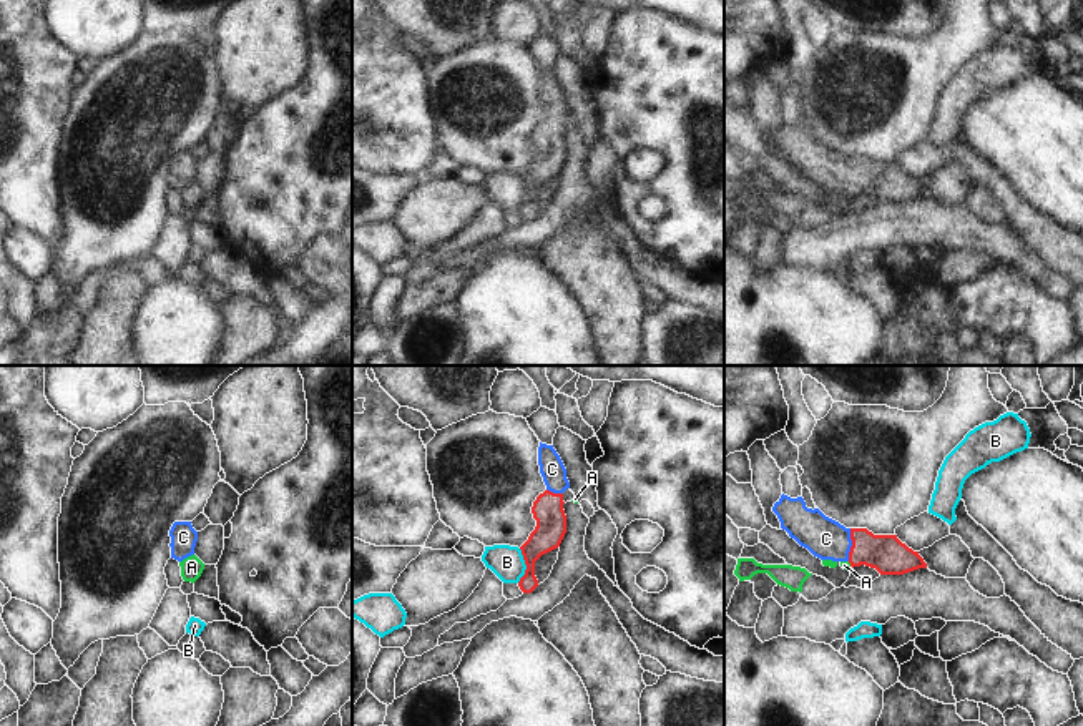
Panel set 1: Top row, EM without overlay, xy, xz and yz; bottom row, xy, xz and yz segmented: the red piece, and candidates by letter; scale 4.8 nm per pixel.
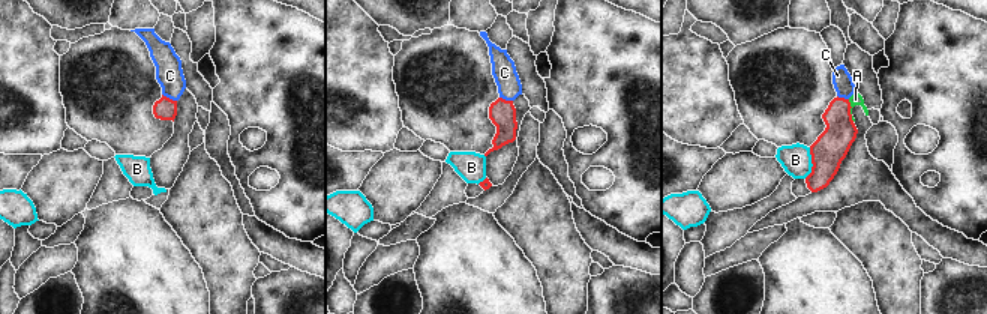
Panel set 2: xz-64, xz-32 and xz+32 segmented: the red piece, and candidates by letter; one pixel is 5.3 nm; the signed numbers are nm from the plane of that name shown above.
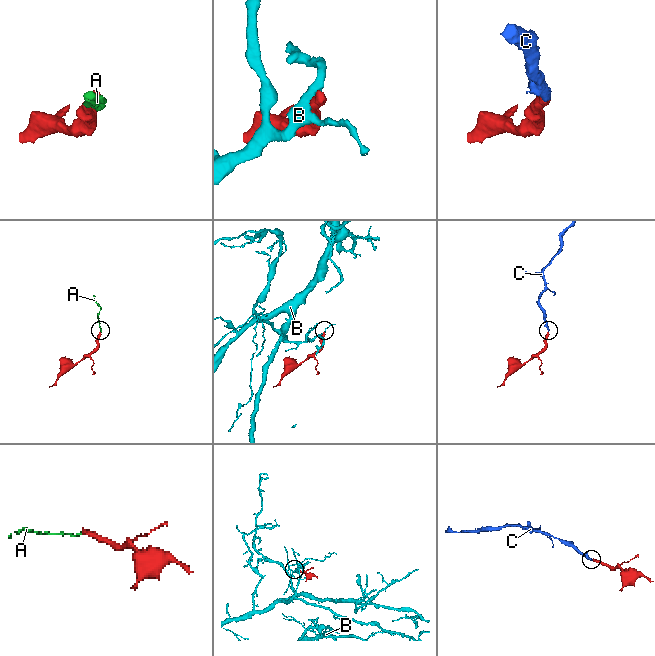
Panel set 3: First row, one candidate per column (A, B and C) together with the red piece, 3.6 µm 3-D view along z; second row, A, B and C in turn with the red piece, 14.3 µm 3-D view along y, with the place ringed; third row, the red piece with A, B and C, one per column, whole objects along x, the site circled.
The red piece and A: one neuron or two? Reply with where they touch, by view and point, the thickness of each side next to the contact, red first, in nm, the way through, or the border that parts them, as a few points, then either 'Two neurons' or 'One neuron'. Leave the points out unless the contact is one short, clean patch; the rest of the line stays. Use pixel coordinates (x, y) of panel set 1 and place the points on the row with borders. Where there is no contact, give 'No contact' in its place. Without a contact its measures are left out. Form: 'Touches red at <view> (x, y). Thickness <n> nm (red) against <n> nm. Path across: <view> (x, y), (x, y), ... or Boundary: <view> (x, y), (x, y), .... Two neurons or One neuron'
Touches red at yz (849, 562). Thickness 180 nm (red) against 40 nm. Boundary: yz (847, 562), (851, 565). Two neurons.

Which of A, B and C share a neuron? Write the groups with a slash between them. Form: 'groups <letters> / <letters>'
groups A / B / C

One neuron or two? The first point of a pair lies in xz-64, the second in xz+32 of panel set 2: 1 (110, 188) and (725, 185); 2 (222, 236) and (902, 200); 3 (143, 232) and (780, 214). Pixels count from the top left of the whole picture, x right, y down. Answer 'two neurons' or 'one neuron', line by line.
1: two neurons
2: two neurons
3: two neurons

